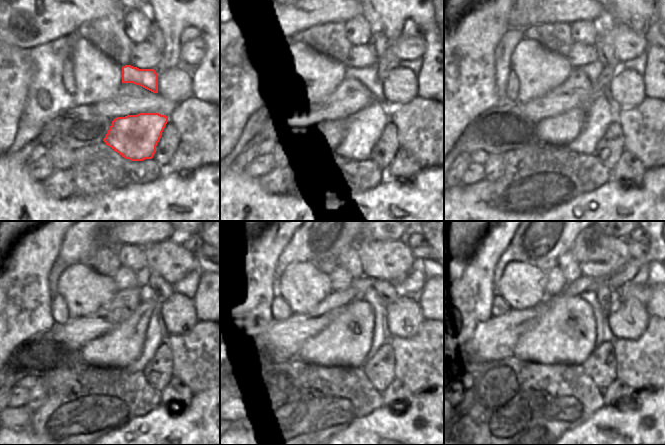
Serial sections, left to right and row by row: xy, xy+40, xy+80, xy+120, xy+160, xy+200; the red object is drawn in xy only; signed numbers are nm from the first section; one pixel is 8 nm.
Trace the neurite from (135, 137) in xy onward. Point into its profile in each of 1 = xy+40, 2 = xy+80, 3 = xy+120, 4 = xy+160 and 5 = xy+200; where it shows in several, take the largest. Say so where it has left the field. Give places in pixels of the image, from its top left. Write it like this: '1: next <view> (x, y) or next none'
1: next xy+40 (363, 129)
2: next xy+80 (600, 114)
3: next xy+120 (154, 338)
4: next xy+160 (378, 339)
5: next xy+200 (590, 297)

